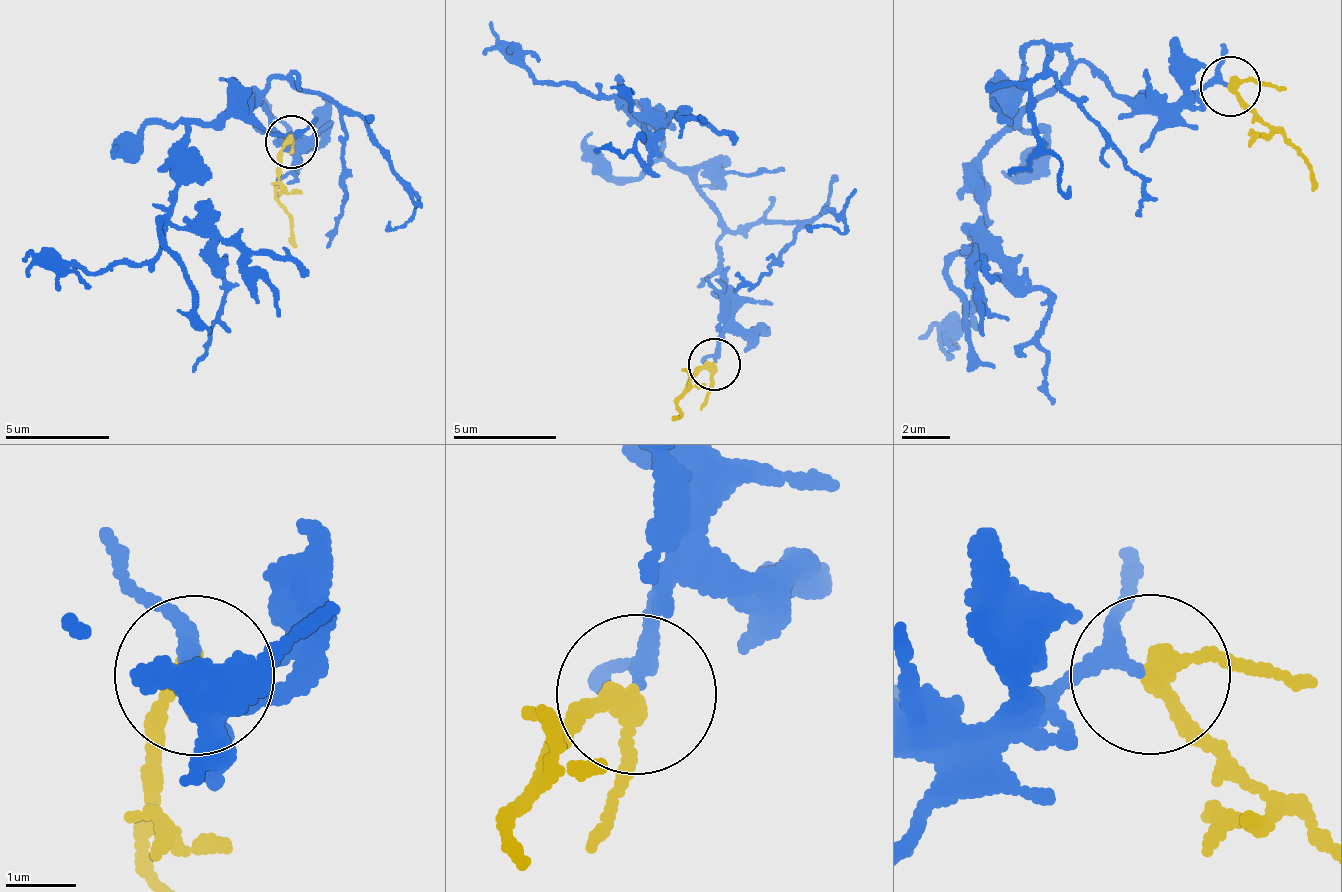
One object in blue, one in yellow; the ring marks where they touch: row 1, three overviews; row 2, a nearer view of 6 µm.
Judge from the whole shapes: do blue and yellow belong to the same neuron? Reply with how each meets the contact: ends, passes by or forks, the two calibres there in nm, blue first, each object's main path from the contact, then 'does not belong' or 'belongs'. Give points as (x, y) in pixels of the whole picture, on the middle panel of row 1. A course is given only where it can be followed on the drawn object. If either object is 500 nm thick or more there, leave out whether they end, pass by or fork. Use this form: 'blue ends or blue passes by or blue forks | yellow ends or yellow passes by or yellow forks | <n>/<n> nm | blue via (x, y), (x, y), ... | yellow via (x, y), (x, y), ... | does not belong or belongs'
blue passes by | yellow passes by | 200/240 nm | blue via (715, 363), (726, 278), (711, 202), (628, 105), (656, 127), (646, 171), (629, 152), (594, 151) | yellow via (715, 363), (679, 397), (676, 417) | belongs

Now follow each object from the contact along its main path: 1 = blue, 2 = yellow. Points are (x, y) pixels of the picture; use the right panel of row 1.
1: (1228, 87), (1131, 106), (1072, 65), (983, 158), (973, 254), (1050, 296), (1040, 351), (1054, 403)
2: (1228, 87), (1282, 137), (1314, 192)

